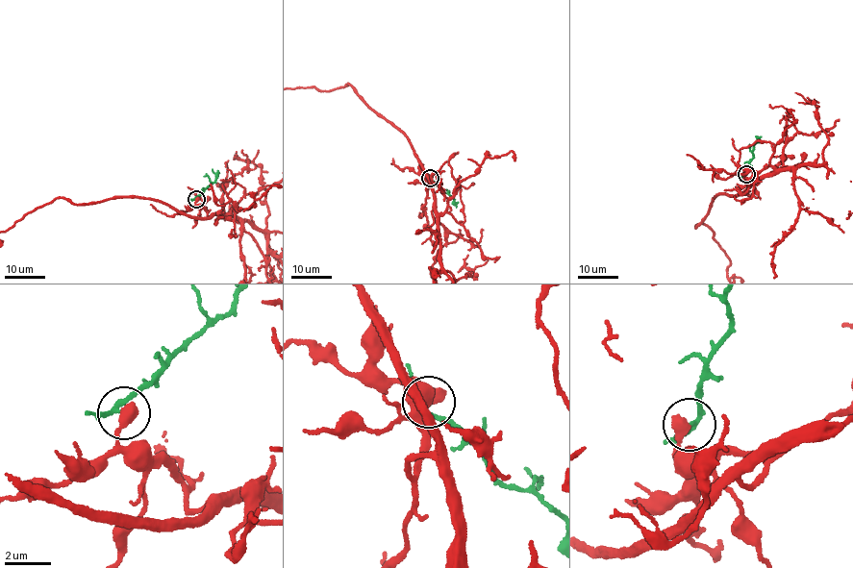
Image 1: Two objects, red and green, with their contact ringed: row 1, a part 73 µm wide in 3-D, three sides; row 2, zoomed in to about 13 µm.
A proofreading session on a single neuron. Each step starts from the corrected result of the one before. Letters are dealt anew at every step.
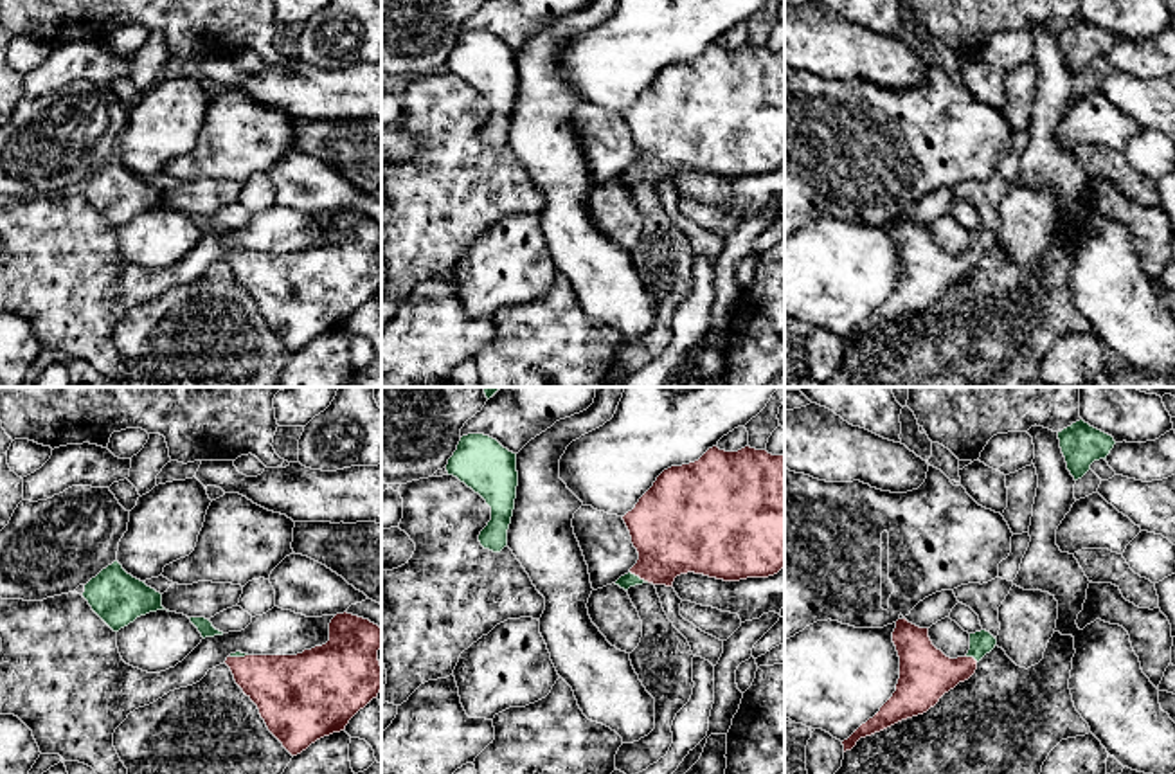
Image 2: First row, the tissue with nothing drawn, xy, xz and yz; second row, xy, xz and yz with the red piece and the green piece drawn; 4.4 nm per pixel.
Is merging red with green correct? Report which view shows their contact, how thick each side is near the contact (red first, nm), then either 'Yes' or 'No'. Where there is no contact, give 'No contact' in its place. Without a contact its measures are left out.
Touches red in xz. Thickness 360 nm (red) against 70 nm. Yes

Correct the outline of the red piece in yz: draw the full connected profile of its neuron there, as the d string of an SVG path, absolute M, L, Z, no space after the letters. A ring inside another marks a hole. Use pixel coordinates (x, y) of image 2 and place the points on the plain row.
M903 214L896 218L892 239L900 254L896 288L873 315L842 338L844 349L860 335L927 310L945 290L975 270L977 259L995 245L997 236L986 227L970 230L968 250L950 256L932 241L928 225L919 225Z

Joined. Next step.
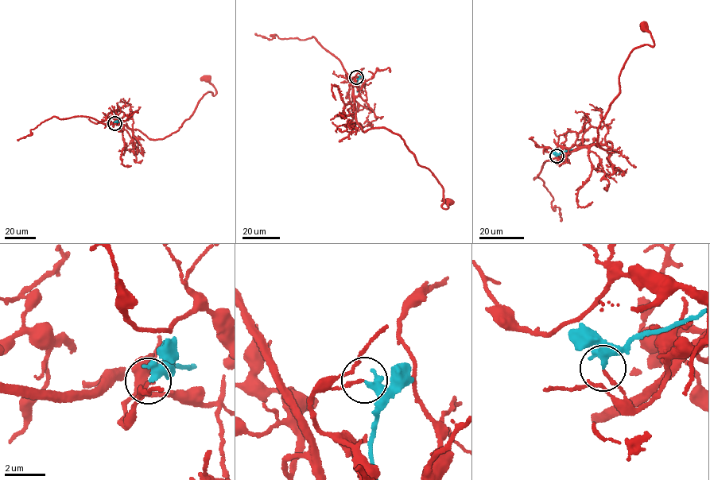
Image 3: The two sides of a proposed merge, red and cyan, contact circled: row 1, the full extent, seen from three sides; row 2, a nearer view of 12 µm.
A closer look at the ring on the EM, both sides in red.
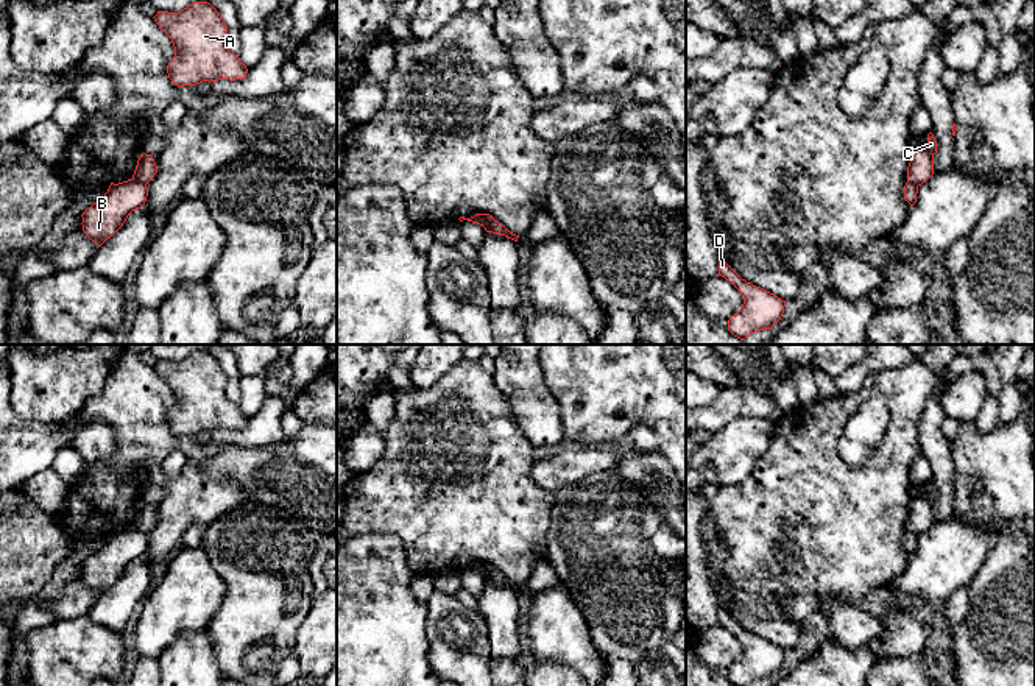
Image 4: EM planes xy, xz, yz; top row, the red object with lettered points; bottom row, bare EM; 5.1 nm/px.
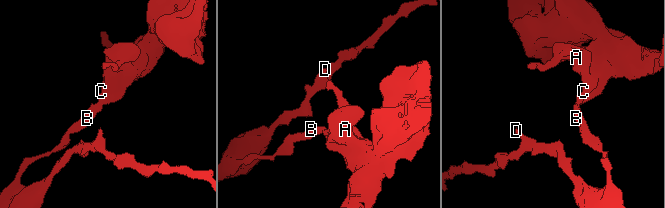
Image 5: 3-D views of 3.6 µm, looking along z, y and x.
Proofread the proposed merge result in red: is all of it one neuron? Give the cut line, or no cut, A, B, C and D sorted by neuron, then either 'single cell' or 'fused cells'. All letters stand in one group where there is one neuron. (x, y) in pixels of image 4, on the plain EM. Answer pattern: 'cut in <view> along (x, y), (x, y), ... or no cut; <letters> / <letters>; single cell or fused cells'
cut in xy along (133, 527), (145, 533); A C / B D; fused cells

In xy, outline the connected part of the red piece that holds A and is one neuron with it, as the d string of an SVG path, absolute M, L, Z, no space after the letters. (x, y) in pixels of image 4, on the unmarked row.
M195 351L179 362L157 360L153 368L175 396L167 415L175 435L246 427L248 418L228 399L228 376L210 352Z

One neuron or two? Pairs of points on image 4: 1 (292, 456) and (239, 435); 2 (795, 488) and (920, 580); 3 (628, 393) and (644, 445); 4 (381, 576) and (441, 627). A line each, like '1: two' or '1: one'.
1: two
2: two
3: two
4: two

